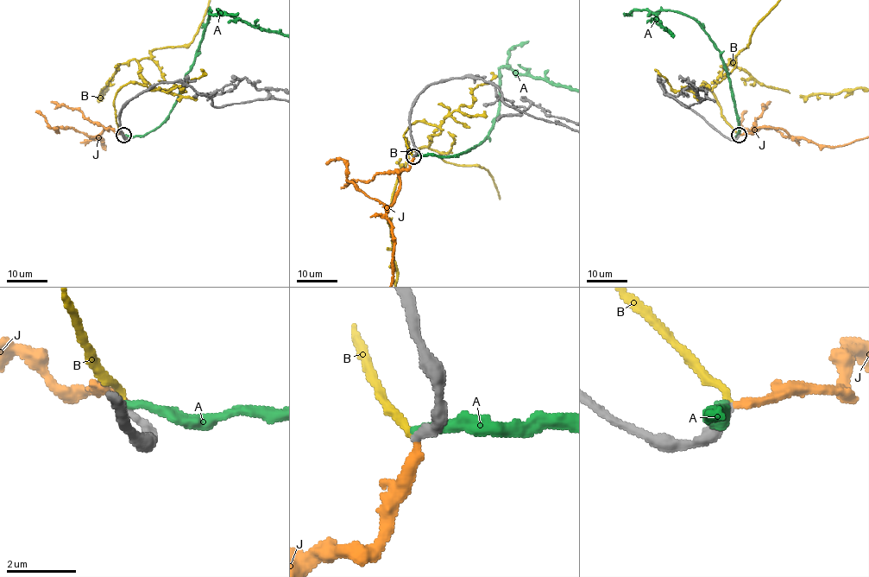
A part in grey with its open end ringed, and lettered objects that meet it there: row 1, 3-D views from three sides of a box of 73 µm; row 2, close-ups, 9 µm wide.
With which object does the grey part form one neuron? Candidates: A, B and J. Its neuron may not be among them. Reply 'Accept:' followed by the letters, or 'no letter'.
Accept: B

